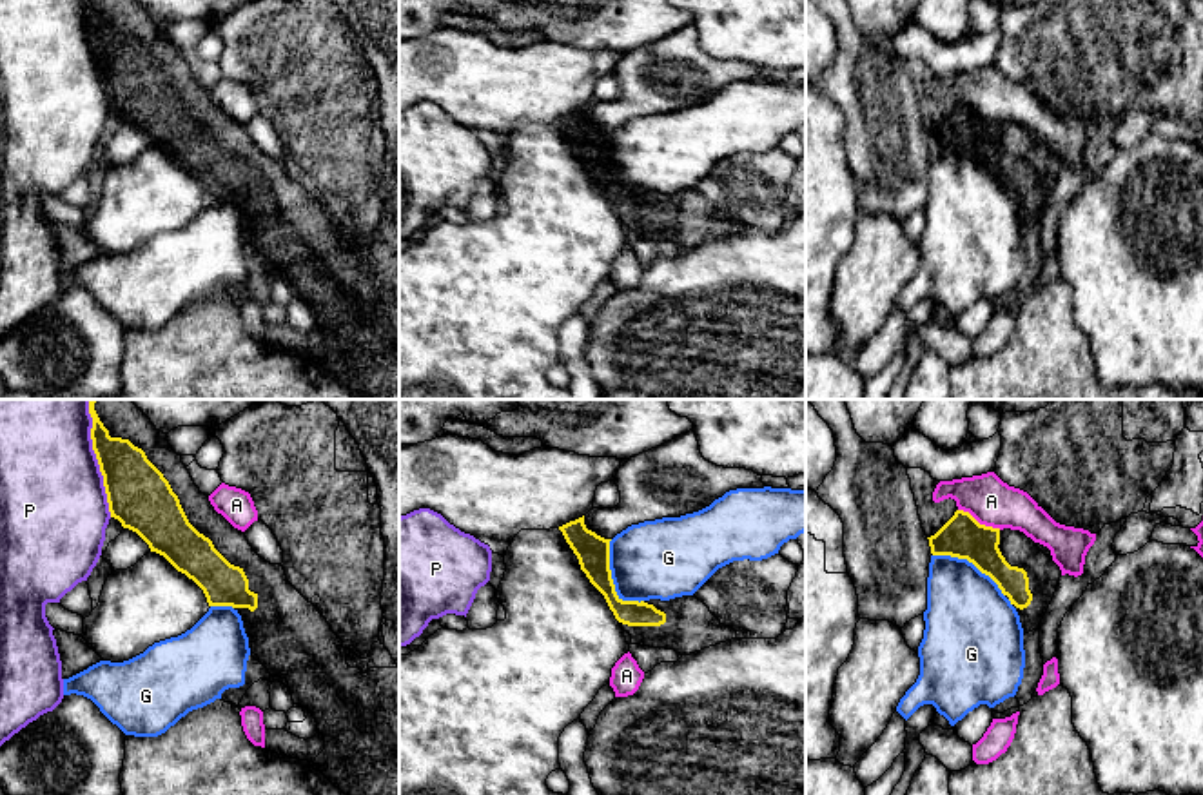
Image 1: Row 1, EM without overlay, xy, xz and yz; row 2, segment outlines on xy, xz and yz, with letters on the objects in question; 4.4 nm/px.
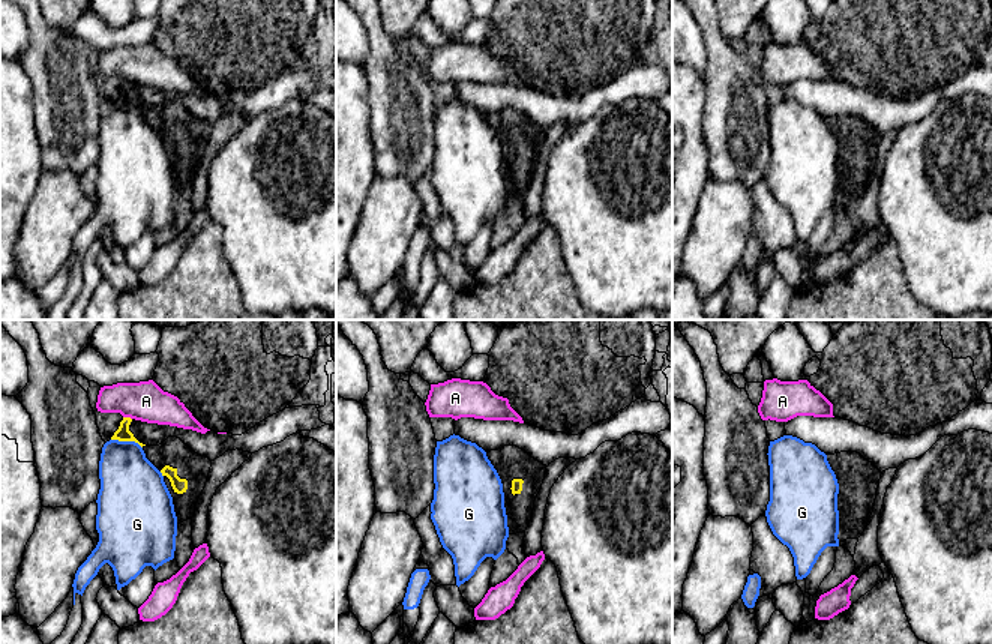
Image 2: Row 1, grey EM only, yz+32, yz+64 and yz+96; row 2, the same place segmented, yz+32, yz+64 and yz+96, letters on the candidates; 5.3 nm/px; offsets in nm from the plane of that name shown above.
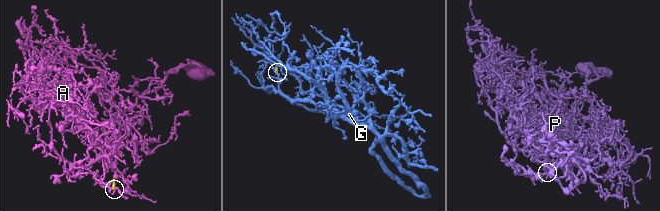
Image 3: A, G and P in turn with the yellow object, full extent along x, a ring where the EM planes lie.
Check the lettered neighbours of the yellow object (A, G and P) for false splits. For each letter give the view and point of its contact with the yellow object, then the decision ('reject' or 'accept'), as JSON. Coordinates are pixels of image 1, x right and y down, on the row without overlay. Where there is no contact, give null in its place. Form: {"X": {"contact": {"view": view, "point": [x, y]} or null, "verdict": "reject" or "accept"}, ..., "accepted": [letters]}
{"A": {"contact": {"view": "yz", "point": [978, 117]}, "verdict": "reject"}, "G": {"contact": {"view": "xz", "point": [610, 171]}, "verdict": "reject"}, "P": {"contact": {"view": "xy", "point": [98, 55]}, "verdict": "reject"}, "accepted": []}

